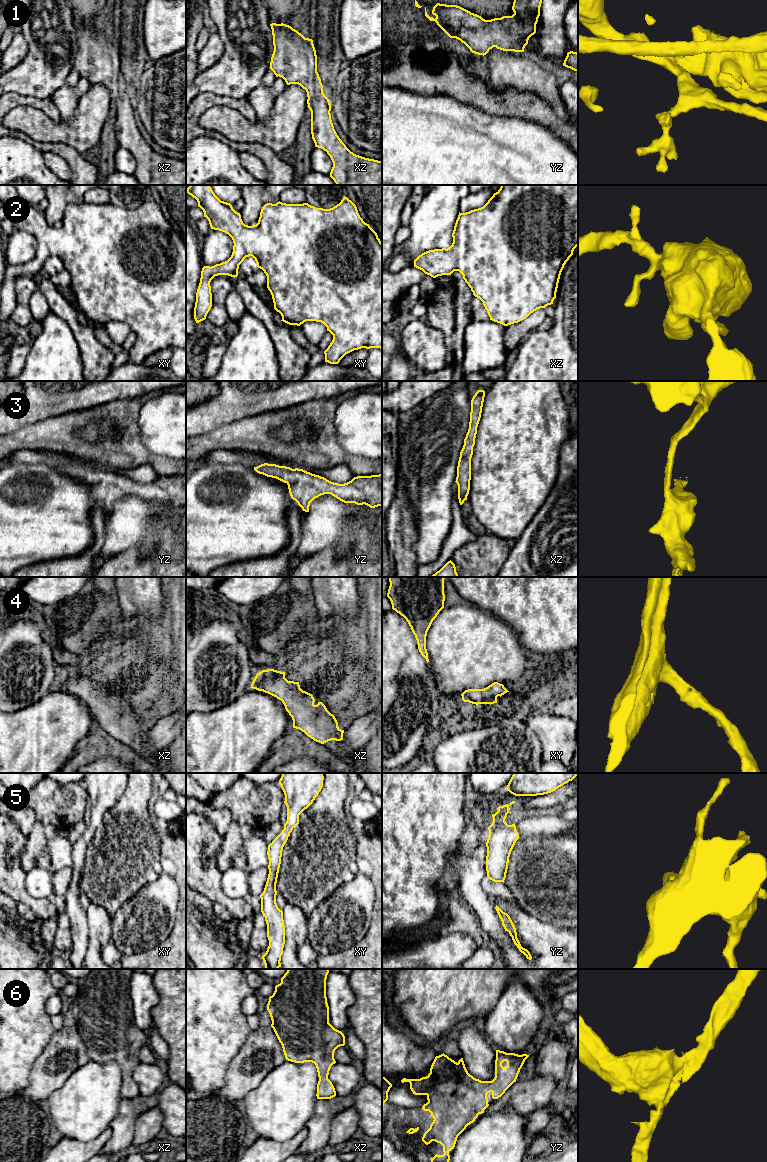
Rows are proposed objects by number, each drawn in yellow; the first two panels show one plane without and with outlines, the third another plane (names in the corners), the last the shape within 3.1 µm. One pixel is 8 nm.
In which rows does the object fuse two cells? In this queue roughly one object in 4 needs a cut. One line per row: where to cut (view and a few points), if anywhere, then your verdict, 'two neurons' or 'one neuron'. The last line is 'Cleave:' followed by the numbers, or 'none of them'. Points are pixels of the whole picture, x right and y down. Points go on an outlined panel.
1: no cut; one neuron
2: no cut; one neuron
3: no cut; one neuron
4: no cut; one neuron
5: no cut; one neuron
6: no cut; one neuron
Cleave: none of them

